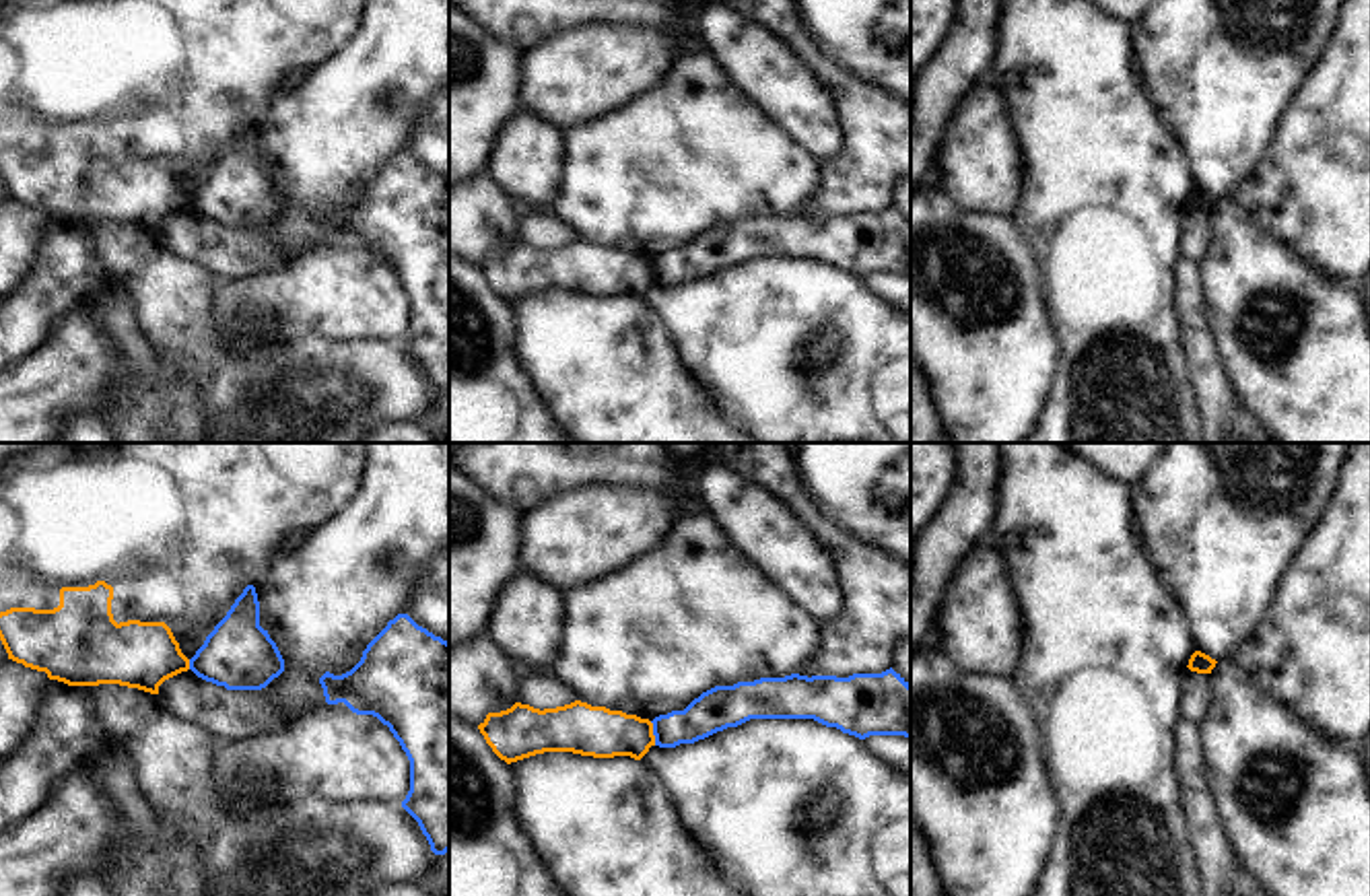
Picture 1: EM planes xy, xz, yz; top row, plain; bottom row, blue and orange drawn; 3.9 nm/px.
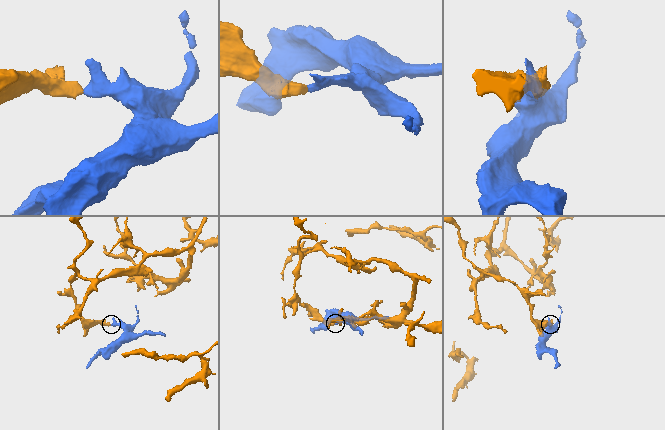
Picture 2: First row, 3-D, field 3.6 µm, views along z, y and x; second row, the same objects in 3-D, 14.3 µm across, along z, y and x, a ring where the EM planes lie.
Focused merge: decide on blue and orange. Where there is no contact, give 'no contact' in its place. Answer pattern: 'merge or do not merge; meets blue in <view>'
do not merge; meets blue in xz

